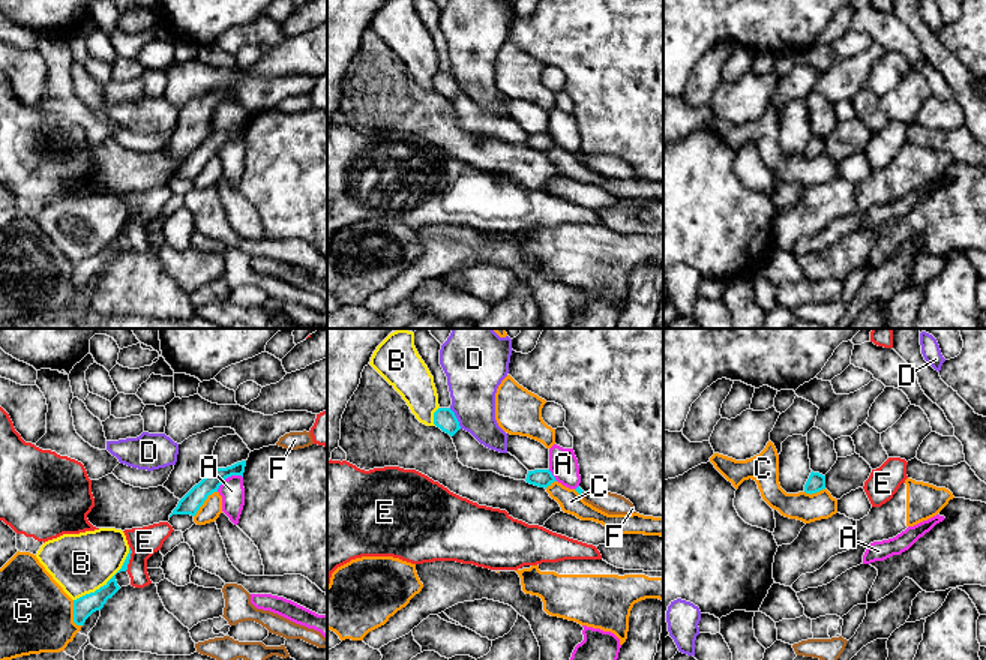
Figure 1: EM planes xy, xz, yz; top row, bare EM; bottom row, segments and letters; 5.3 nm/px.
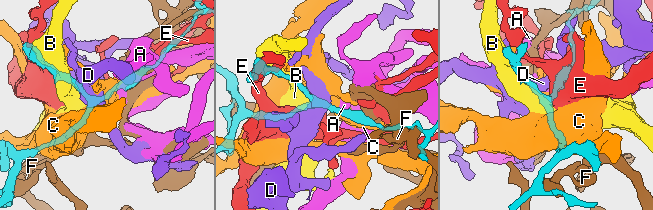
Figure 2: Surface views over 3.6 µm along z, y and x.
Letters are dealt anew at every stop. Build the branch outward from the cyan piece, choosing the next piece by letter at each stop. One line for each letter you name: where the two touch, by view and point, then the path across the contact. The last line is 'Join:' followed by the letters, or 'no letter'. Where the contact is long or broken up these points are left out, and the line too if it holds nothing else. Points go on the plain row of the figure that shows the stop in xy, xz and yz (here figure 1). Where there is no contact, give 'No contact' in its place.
Join: no letter

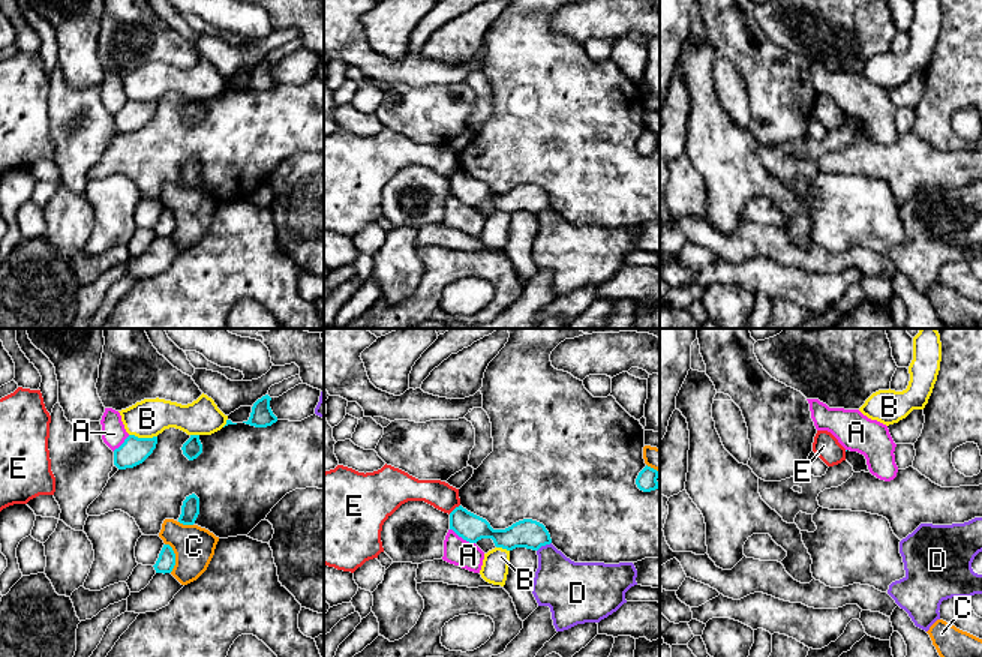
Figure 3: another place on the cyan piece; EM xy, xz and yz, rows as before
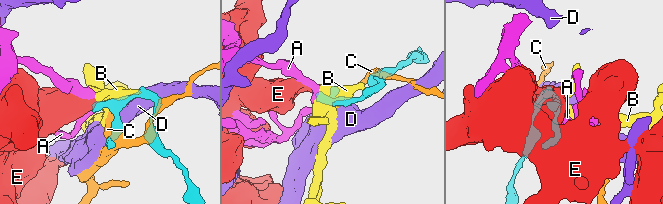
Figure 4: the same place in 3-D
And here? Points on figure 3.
Join: no letter

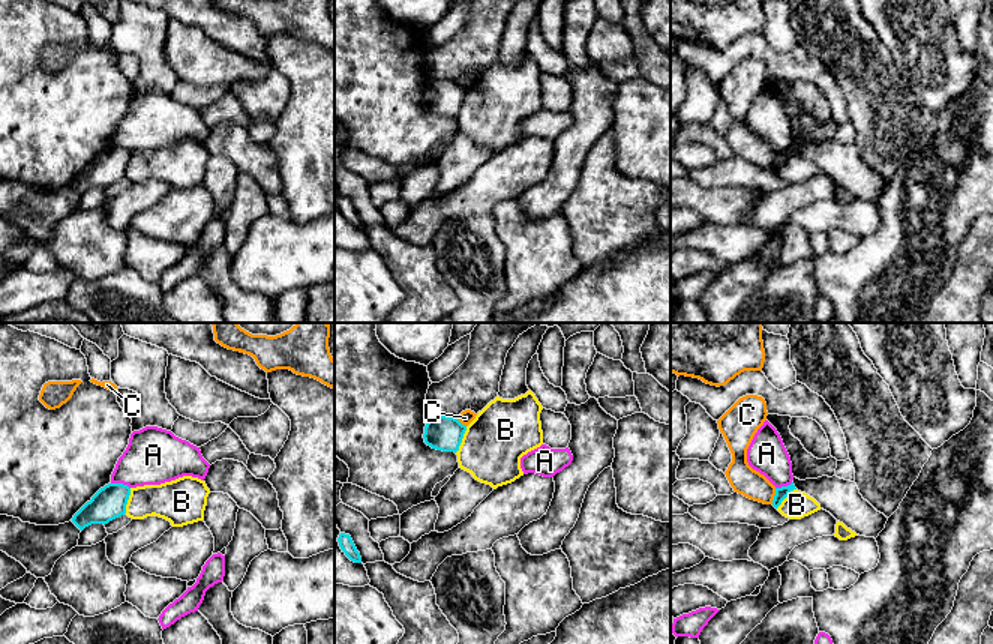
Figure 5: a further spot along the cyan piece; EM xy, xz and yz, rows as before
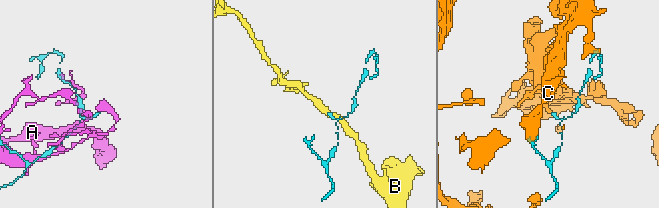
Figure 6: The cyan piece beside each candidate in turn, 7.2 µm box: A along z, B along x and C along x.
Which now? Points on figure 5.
Join: no letter

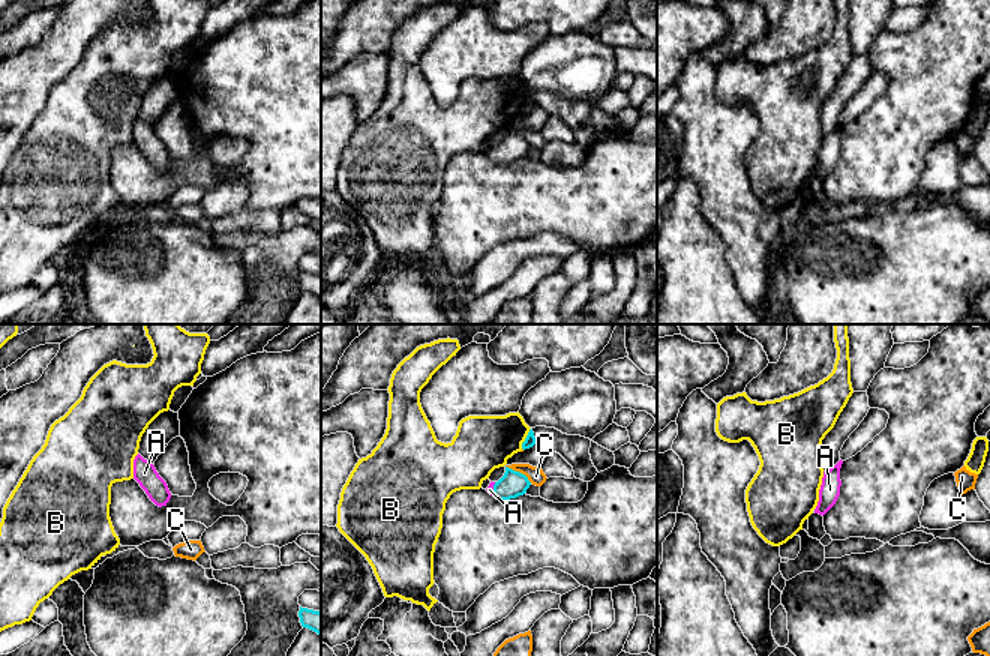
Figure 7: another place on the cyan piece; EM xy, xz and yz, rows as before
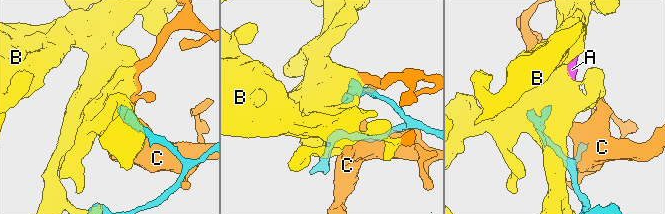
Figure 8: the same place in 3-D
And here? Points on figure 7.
A: Touches cyan at xz (494, 152). Path across: xz (513, 147), (506, 152), (494, 152), (489, 153)
Join: A

